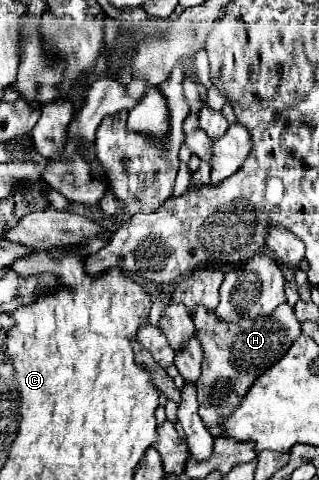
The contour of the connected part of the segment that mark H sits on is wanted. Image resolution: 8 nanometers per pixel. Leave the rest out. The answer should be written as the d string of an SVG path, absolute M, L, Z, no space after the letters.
M282 303L282 307L278 307L278 311L270 315L270 319L242 319L238 323L226 323L218 319L214 311L196 307L192 321L204 349L202 375L196 383L200 417L208 431L218 437L224 433L222 423L238 409L254 381L290 349L290 343L300 337L302 329L294 317L294 307L290 307L288 303Z

